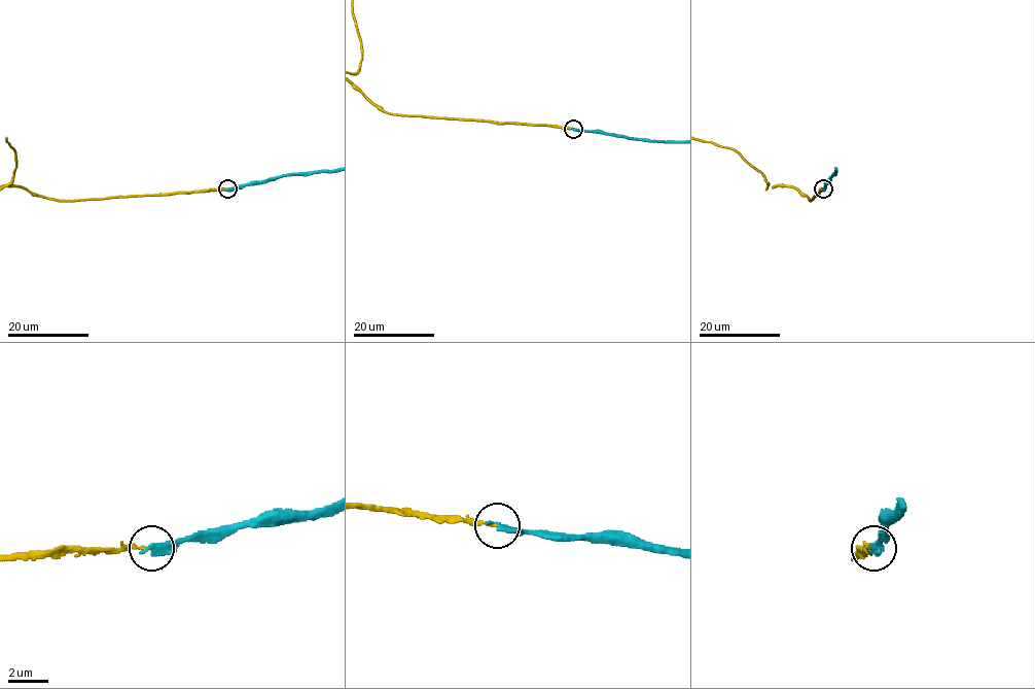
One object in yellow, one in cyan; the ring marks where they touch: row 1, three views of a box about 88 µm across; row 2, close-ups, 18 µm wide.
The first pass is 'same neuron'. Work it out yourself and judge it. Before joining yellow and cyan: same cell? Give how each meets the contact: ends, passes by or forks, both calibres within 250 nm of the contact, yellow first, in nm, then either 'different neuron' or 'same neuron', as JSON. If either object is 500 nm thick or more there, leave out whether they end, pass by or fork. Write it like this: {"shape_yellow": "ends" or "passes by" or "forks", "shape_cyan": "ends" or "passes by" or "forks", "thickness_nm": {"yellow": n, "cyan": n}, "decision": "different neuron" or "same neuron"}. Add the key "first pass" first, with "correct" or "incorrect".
{"first pass": "incorrect", "shape_yellow": "ends", "shape_cyan": "ends", "thickness_nm": {"yellow": 120, "cyan": 360}, "decision": "different neuron"}

